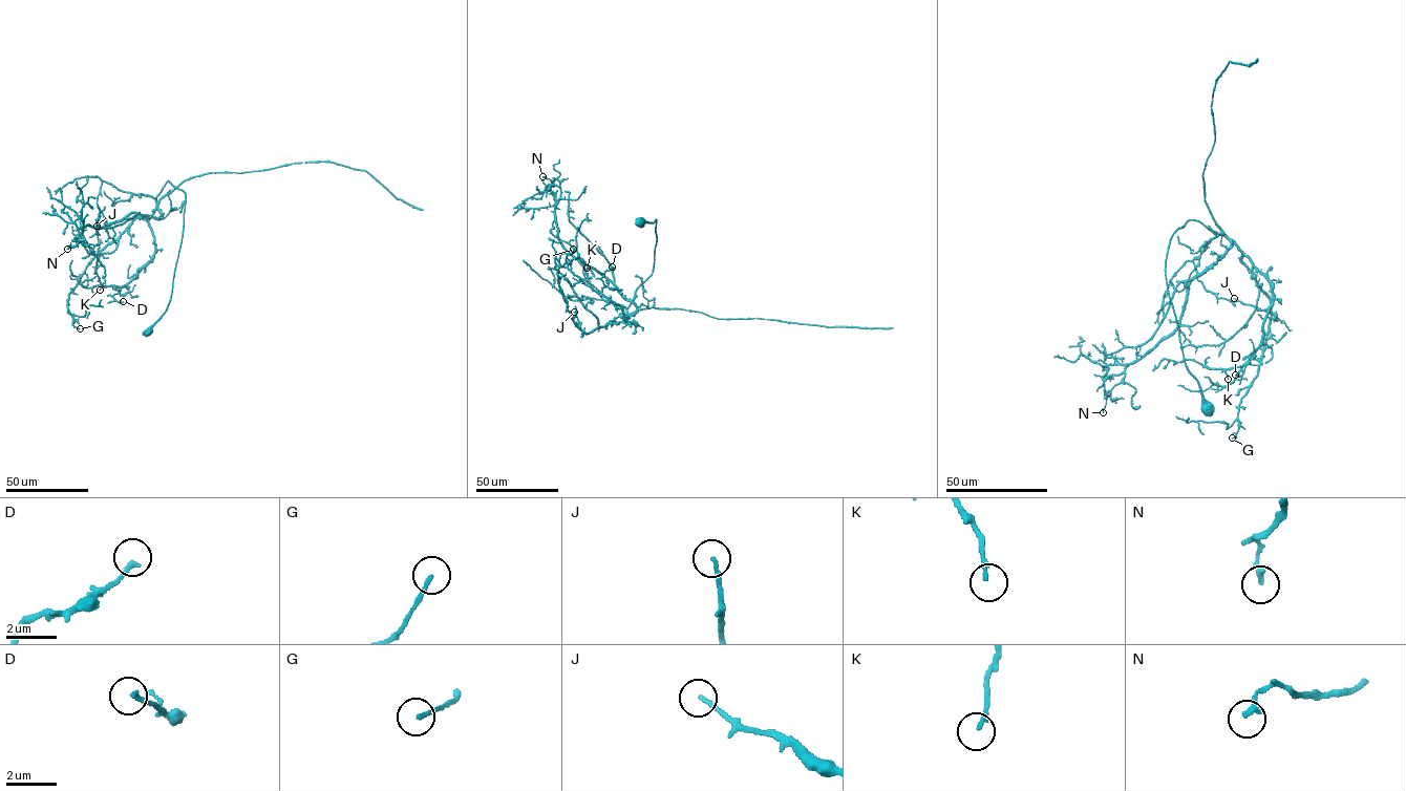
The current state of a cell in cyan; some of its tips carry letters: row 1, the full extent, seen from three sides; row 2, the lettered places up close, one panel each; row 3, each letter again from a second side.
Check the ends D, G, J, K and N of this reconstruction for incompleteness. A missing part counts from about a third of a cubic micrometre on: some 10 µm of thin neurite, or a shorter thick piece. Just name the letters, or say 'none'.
none

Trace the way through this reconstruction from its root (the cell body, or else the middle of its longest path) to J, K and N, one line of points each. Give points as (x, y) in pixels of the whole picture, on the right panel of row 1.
J: (1207, 411), (1185, 361), (1166, 275), (1170, 239), (1187, 221), (1234, 241), (1270, 313), (1234, 298)
K: (1207, 411), (1166, 275), (1170, 239), (1189, 220), (1234, 240), (1270, 285), (1261, 342), (1228, 379)
N: (1207, 411), (1166, 275), (1171, 237), (1191, 219), (1231, 248), (1193, 278), (1179, 323), (1126, 366), (1103, 412)

